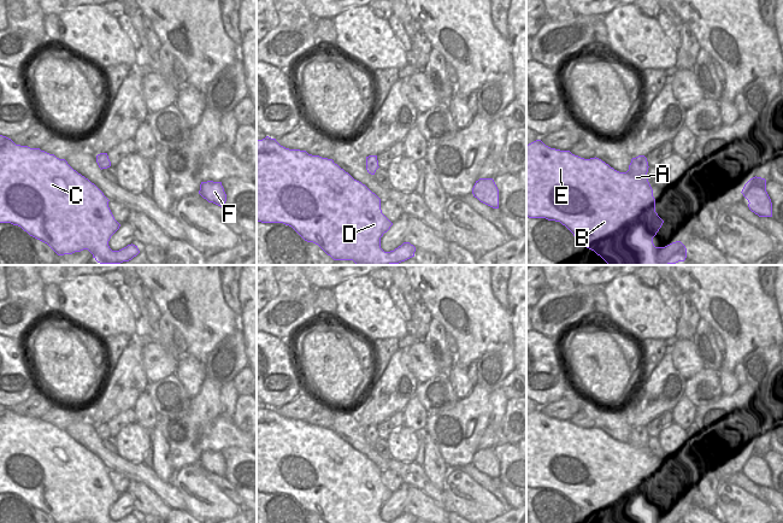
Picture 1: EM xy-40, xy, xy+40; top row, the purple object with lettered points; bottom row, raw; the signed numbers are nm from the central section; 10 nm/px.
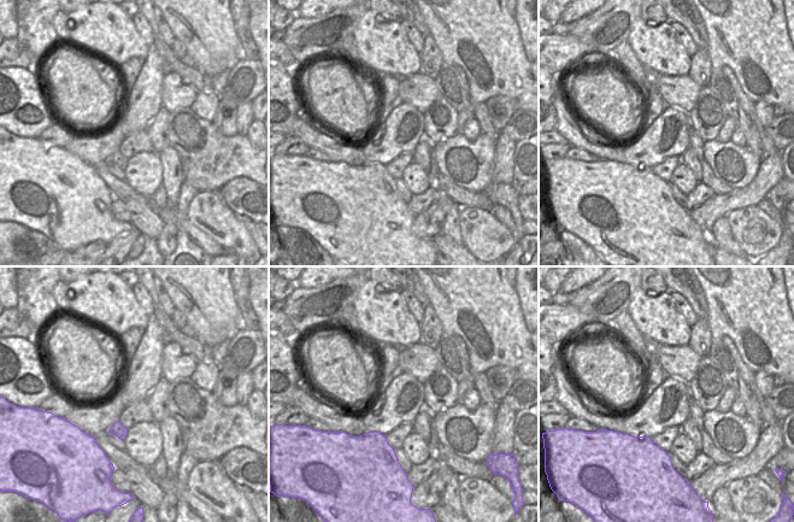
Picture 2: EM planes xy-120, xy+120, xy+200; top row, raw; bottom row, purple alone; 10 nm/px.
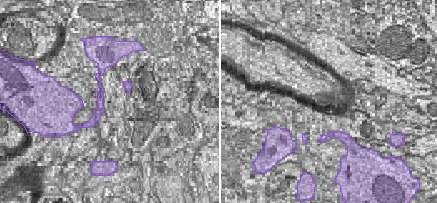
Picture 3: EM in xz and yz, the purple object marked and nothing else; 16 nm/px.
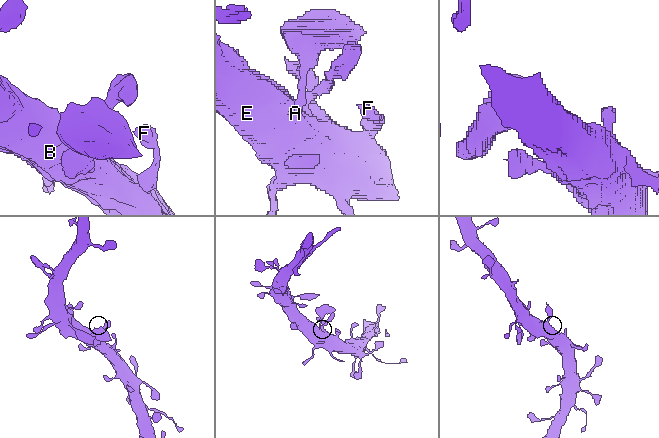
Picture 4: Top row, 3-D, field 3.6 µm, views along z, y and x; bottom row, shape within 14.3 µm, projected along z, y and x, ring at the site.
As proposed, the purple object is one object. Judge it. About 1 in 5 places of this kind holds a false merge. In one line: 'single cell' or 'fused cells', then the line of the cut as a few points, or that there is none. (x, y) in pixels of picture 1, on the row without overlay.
single cell | no cut

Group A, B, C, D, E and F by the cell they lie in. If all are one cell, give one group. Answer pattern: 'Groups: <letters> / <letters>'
Groups: A B C D E F.

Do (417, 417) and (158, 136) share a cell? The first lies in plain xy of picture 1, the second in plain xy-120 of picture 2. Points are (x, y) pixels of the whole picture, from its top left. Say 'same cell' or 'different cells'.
same cell

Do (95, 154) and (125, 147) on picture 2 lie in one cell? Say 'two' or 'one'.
two

